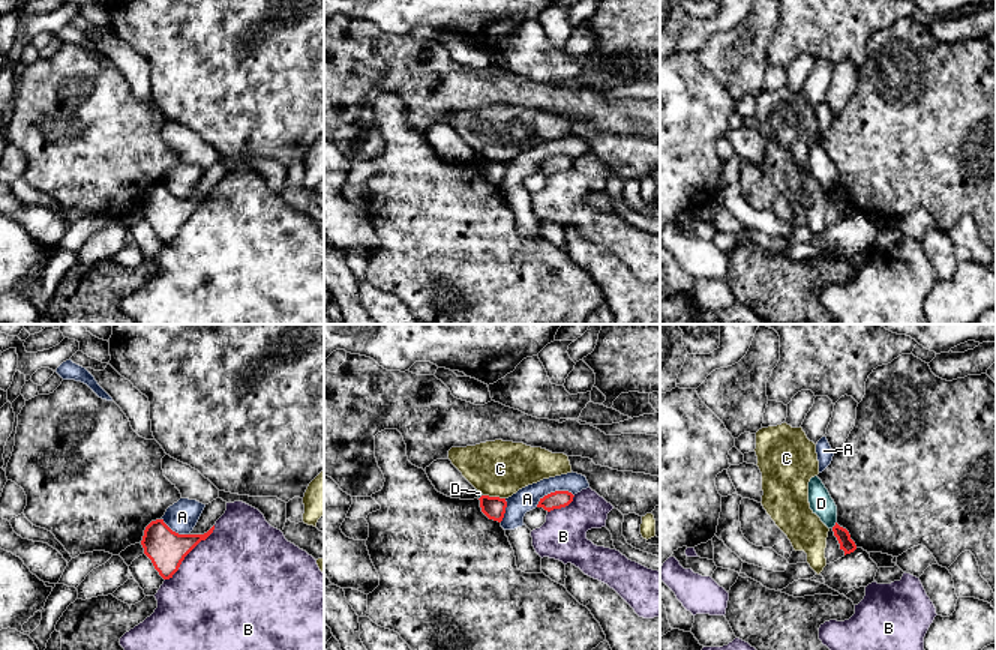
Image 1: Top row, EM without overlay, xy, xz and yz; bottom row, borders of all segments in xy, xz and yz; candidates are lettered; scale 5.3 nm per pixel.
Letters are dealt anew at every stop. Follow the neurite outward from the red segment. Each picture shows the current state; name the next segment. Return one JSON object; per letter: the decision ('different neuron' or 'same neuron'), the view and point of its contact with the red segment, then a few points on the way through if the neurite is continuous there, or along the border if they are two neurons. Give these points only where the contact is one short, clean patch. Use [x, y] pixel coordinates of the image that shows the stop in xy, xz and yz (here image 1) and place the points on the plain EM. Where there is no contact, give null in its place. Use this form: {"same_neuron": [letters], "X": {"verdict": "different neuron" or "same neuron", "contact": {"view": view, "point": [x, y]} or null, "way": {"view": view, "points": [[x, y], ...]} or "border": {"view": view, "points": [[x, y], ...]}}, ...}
{"same_neuron": [], "A": {"verdict": "different neuron", "contact": {"view": "xz", "point": [555, 155]}}, "B": {"verdict": "different neuron", "contact": {"view": "xy", "point": [189, 215]}}, "C": {"verdict": "different neuron", "contact": {"view": "xz", "point": [494, 161]}}, "D": {"verdict": "different neuron", "contact": {"view": "yz", "point": [836, 188]}, "border": {"view": "yz", "points": [[836, 185], [831, 191]]}}}

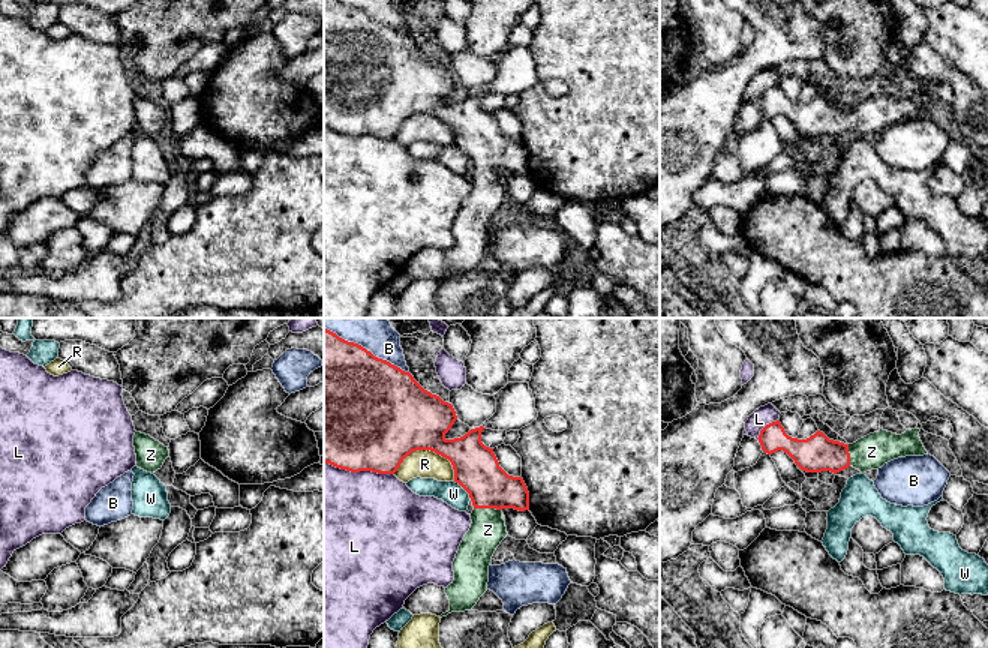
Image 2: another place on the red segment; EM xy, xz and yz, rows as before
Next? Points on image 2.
{"same_neuron": ["Z"], "B": {"verdict": "different neuron", "contact": {"view": "xz", "point": [372, 18]}}, "L": {"verdict": "different neuron", "contact": {"view": "xz", "point": [359, 135]}}, "R": {"verdict": "different neuron", "contact": {"view": "xz", "point": [429, 113]}}, "W": {"verdict": "different neuron", "contact": {"view": "xz", "point": [464, 152]}}, "Z": {"verdict": "same neuron", "contact": {"view": "xz", "point": [488, 171]}}}

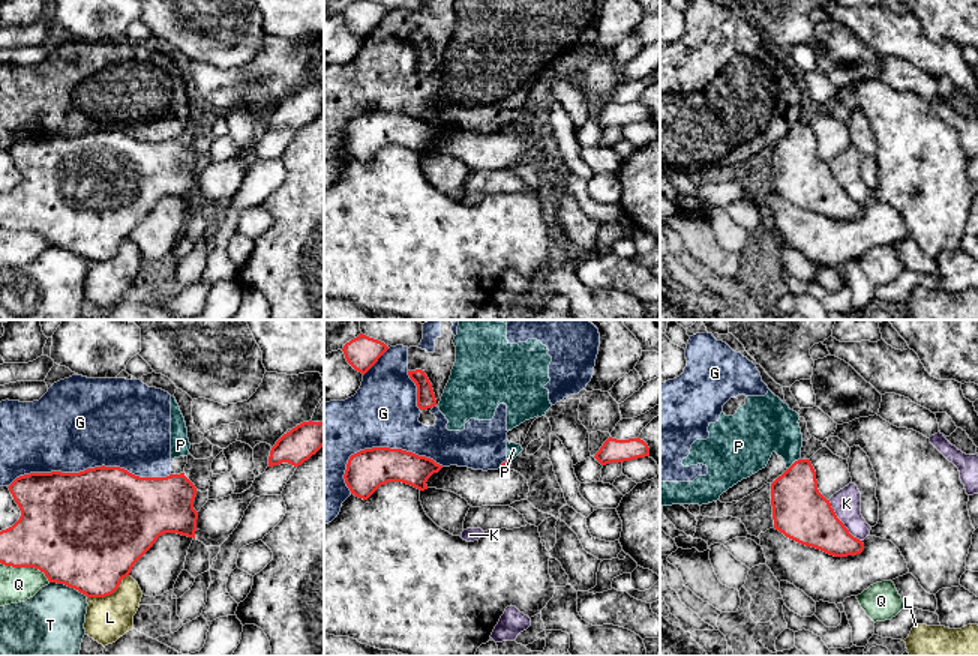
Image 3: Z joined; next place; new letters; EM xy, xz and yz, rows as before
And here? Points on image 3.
{"same_neuron": [], "G": {"verdict": "different neuron", "contact": {"view": "xy", "point": [89, 132]}}, "K": {"verdict": "different neuron", "contact": {"view": "yz", "point": [842, 186]}}, "L": {"verdict": "different neuron", "contact": {"view": "xy", "point": [108, 258]}}, "P": {"verdict": "different neuron", "contact": {"view": "yz", "point": [794, 126]}}, "Q": {"verdict": "different neuron", "contact": {"view": "xy", "point": [26, 230]}}, "T": {"verdict": "different neuron", "contact": {"view": "xy", "point": [69, 249]}}}

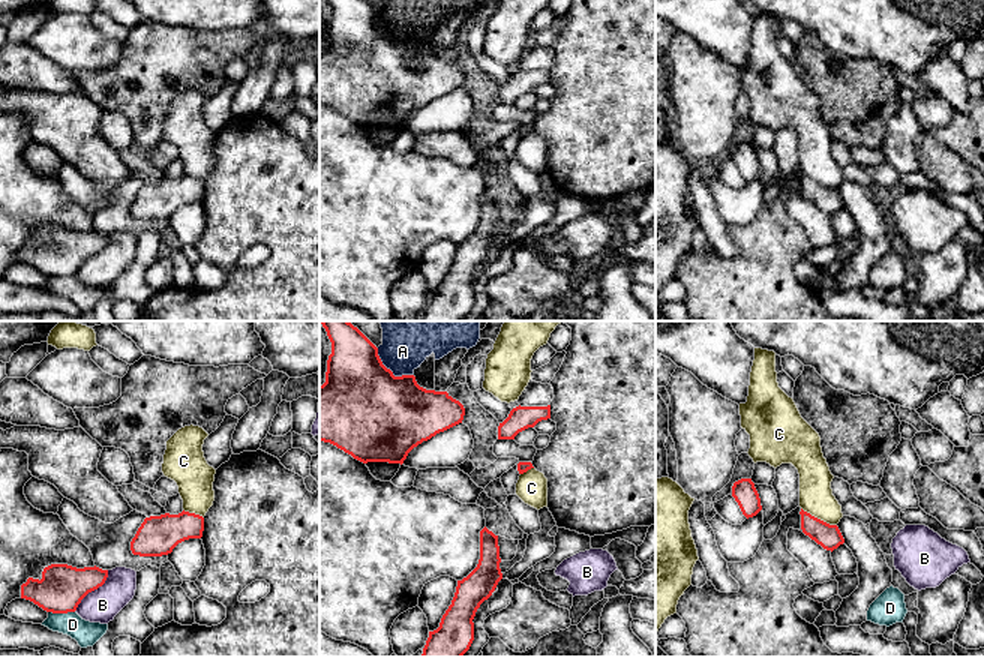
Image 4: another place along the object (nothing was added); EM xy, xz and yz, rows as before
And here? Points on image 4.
{"same_neuron": [], "A": {"verdict": "different neuron", "contact": {"view": "xz", "point": [390, 35]}}, "B": {"verdict": "different neuron", "contact": {"view": "xy", "point": [93, 254]}}, "C": {"verdict": "different neuron", "contact": {"view": "yz", "point": [819, 183]}}, "D": {"verdict": "different neuron", "contact": {"view": "xy", "point": [62, 276]}}}

